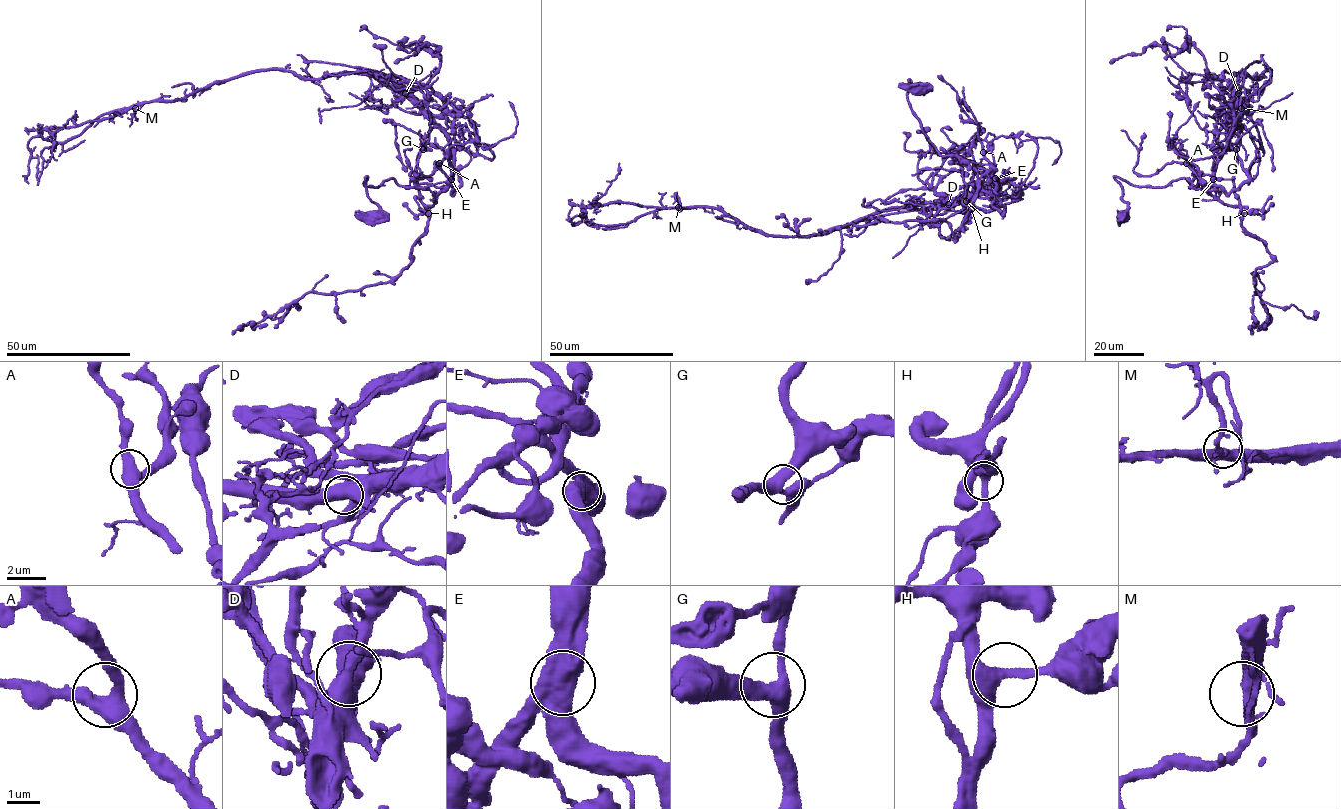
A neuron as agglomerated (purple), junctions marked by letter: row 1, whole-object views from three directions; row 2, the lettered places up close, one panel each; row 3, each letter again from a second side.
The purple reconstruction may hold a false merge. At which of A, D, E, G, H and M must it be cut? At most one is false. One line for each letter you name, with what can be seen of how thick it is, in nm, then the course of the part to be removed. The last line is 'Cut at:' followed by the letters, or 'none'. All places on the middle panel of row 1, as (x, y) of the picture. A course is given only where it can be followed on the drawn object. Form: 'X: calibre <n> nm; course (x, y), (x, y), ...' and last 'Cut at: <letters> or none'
Cut at: none

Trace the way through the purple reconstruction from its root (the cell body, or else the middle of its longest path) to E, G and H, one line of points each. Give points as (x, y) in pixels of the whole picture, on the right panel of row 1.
E: (1123, 215), (1127, 204), (1115, 176), (1152, 187), (1181, 178), (1190, 187), (1206, 187), (1213, 179)
G: (1123, 215), (1127, 204), (1115, 176), (1152, 187), (1181, 178), (1190, 187), (1195, 172), (1231, 179), (1236, 149)
H: (1123, 215), (1127, 204), (1115, 176), (1133, 185), (1152, 187), (1184, 178), (1192, 188), (1203, 189), (1244, 213)

